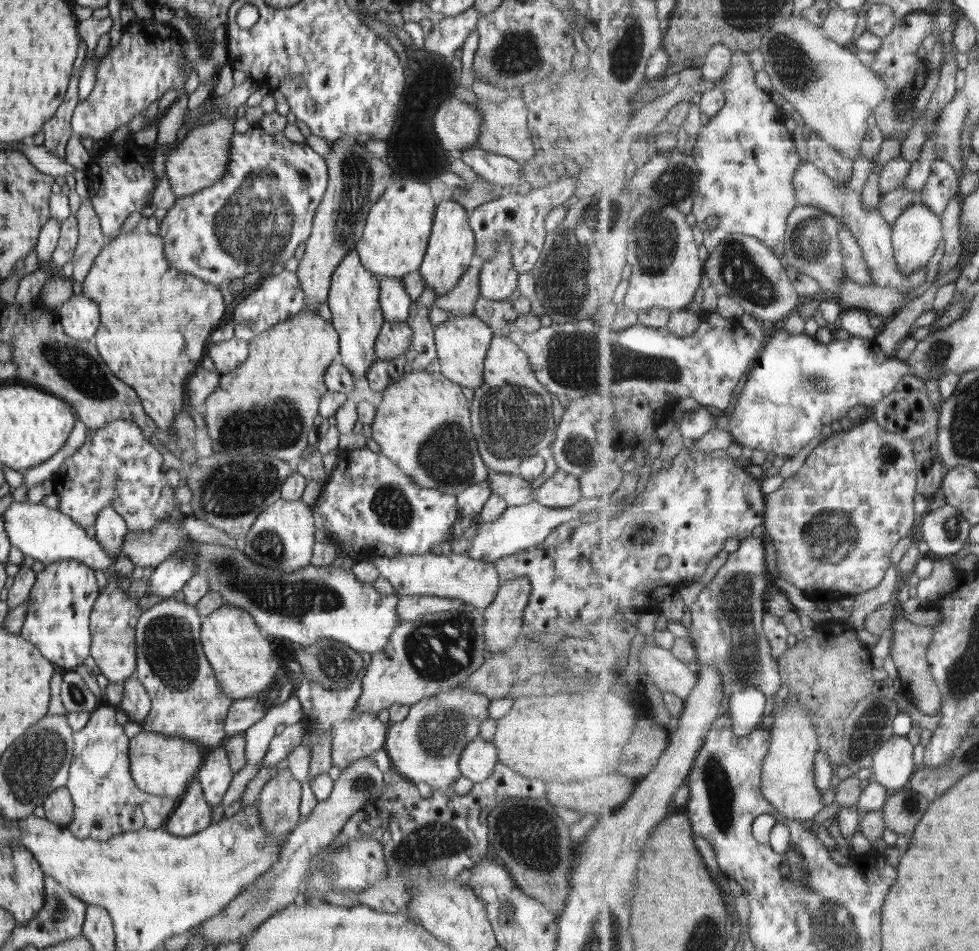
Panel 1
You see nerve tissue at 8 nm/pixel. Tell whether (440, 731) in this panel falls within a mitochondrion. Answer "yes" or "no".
yes

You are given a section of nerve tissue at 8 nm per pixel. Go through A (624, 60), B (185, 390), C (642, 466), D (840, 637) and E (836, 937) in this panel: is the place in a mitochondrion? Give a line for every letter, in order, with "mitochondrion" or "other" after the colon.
A: mitochondrion
B: other
C: other
D: other
E: mitochondrion

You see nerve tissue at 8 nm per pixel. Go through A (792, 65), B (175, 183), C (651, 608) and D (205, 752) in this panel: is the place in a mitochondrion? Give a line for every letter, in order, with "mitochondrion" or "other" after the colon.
A: mitochondrion
B: other
C: other
D: other

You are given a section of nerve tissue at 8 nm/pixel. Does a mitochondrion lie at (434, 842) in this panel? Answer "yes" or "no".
yes

